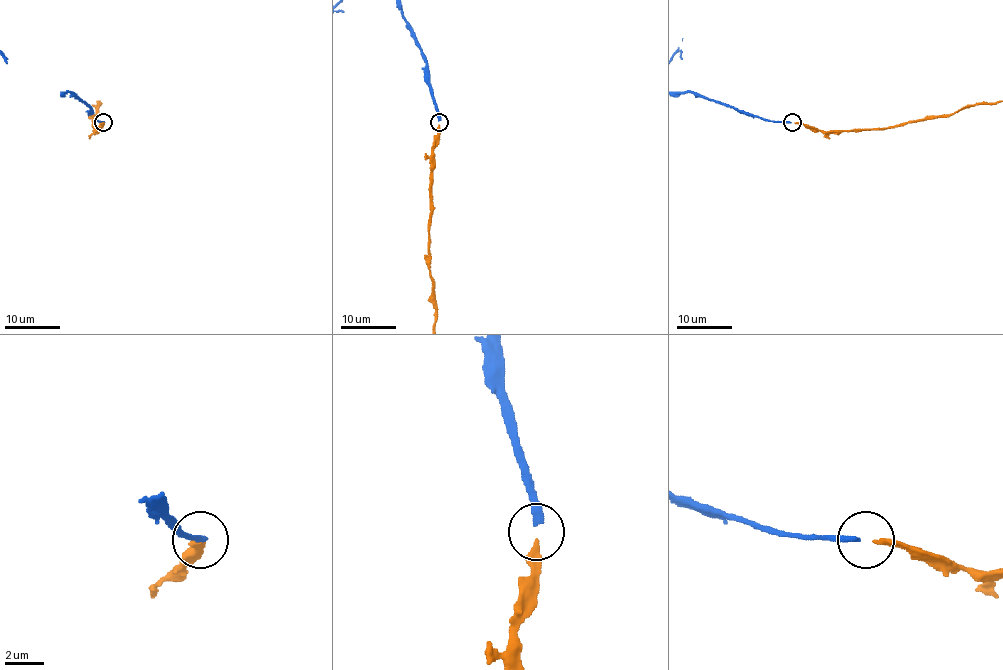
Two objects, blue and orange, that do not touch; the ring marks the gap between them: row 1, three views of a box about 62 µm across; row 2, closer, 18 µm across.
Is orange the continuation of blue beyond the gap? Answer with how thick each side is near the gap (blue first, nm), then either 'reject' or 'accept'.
320 nm thick on the blue side, 260 nm on the other; accept

